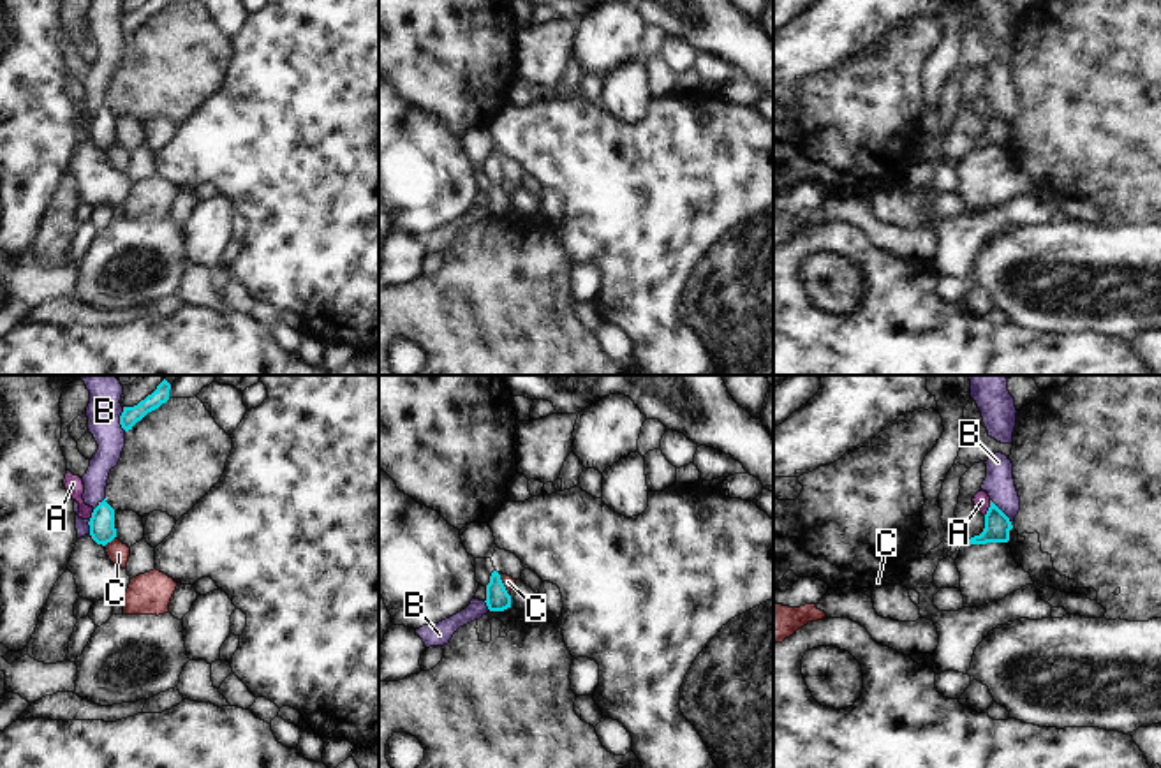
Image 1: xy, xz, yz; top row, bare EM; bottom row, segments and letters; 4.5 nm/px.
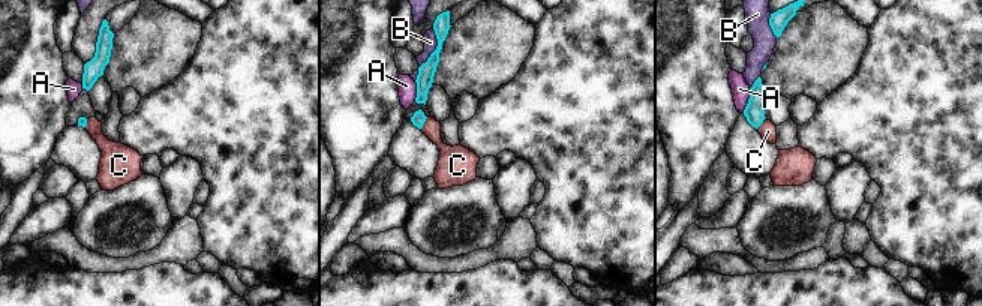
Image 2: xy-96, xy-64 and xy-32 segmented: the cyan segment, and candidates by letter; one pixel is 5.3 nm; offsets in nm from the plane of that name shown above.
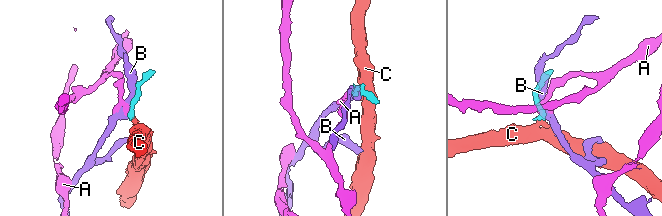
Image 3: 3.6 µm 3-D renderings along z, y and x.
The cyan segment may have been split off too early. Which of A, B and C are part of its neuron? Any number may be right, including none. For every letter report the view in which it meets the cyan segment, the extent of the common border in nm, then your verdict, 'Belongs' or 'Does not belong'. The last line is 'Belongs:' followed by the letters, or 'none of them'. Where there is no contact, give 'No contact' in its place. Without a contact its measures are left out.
A: Touches cyan in yz. Shared border 80 nm. Does not belong
B: Touches cyan in yz. Shared border 160 nm. Does not belong
C: Touches cyan in xy. Shared border 70 nm. Does not belong
Belongs: none of them

